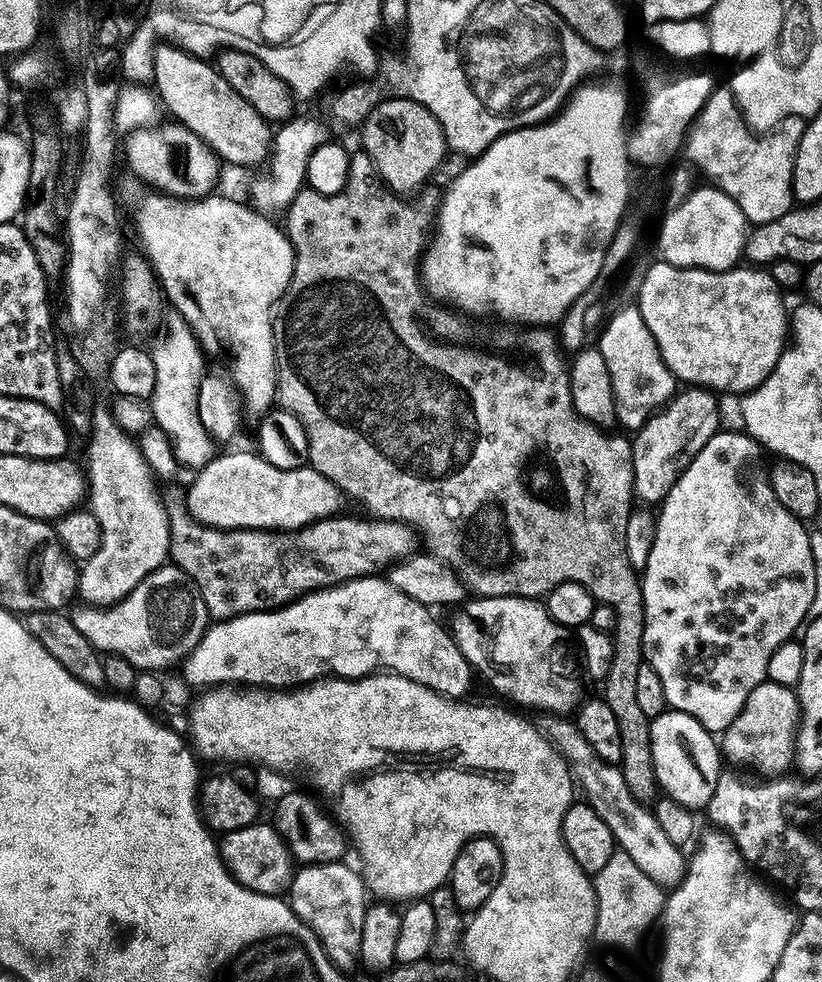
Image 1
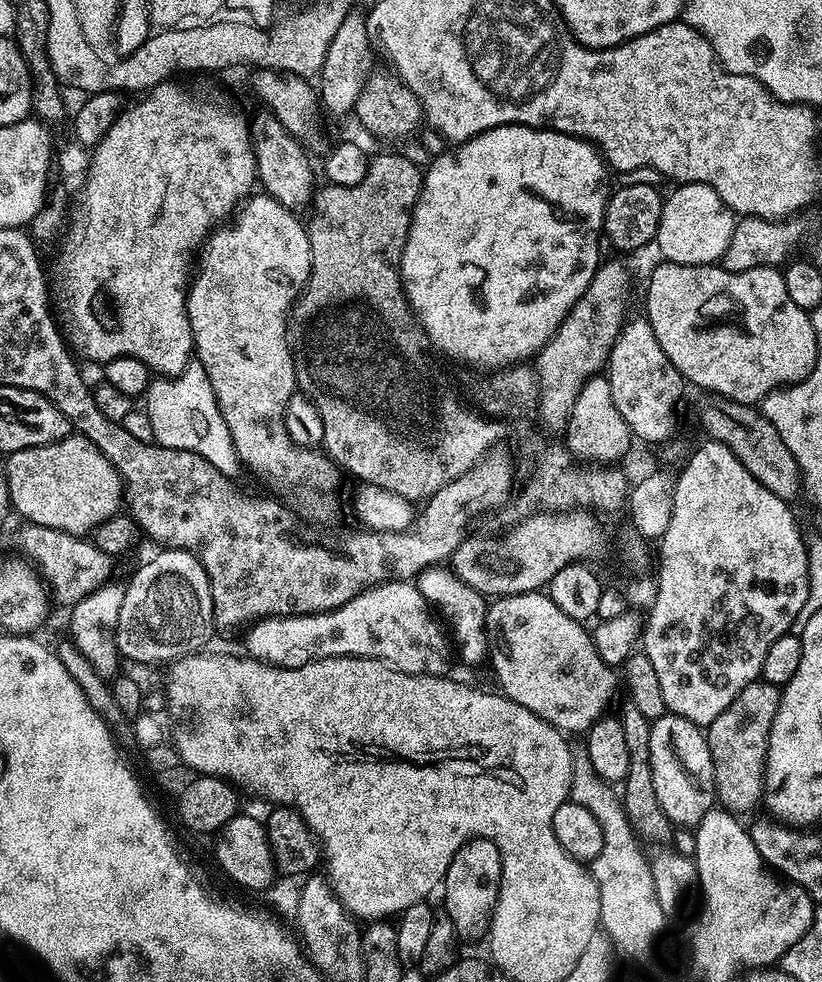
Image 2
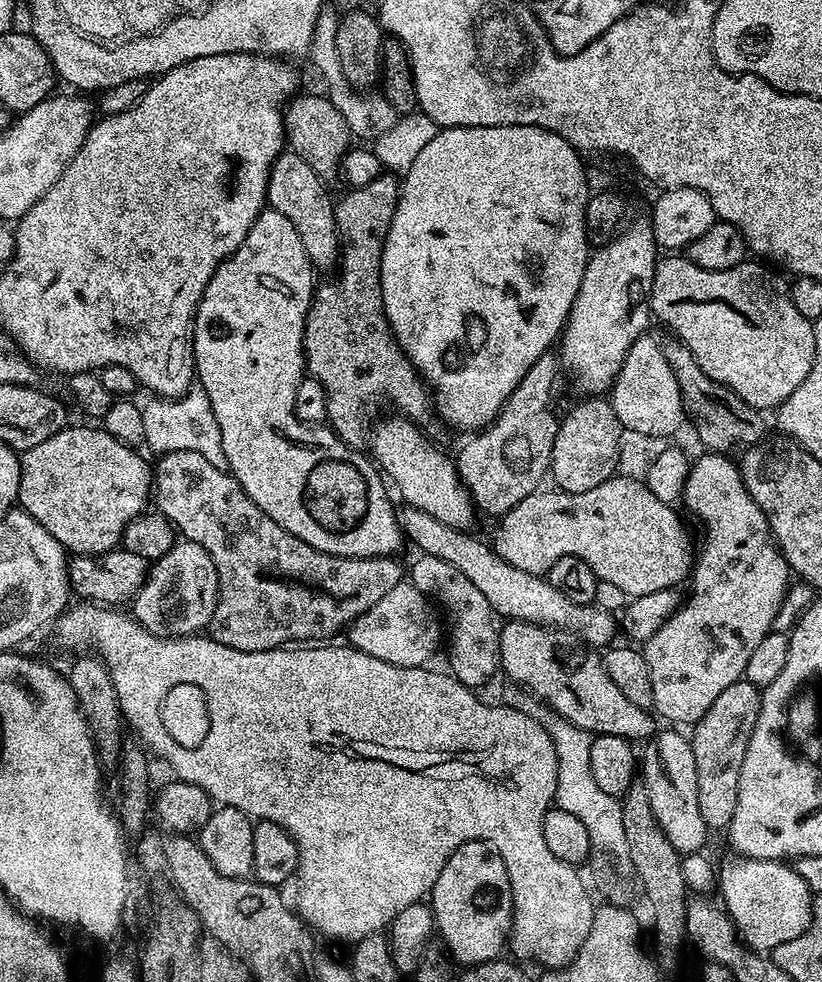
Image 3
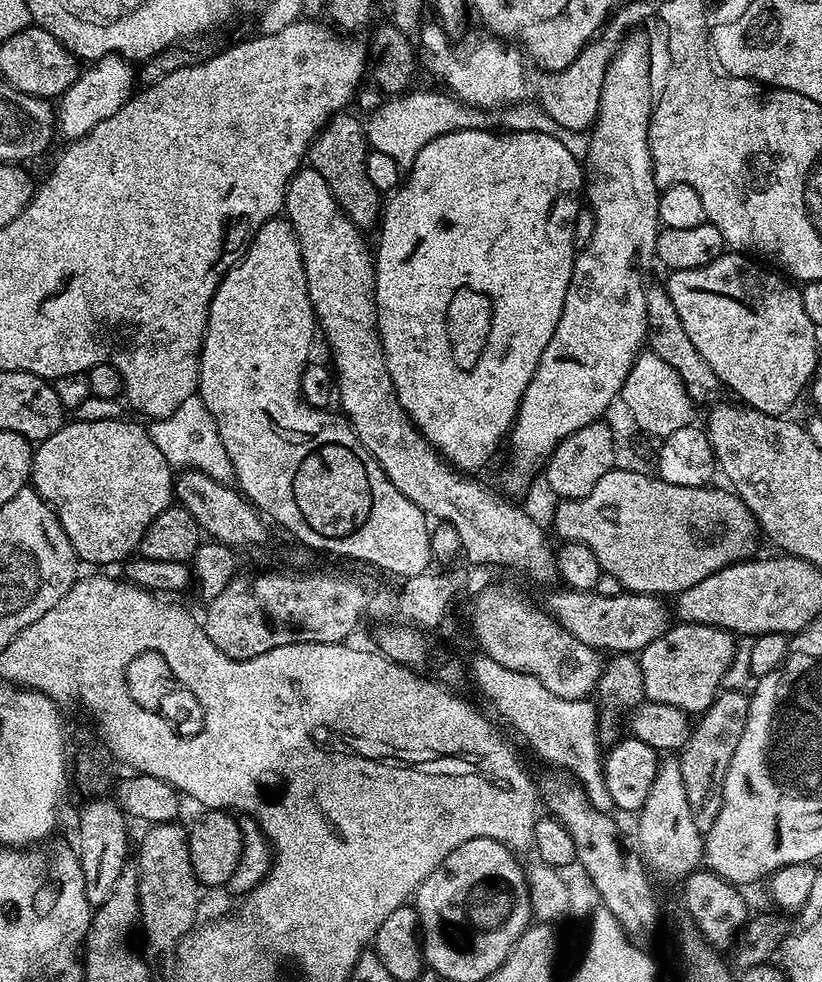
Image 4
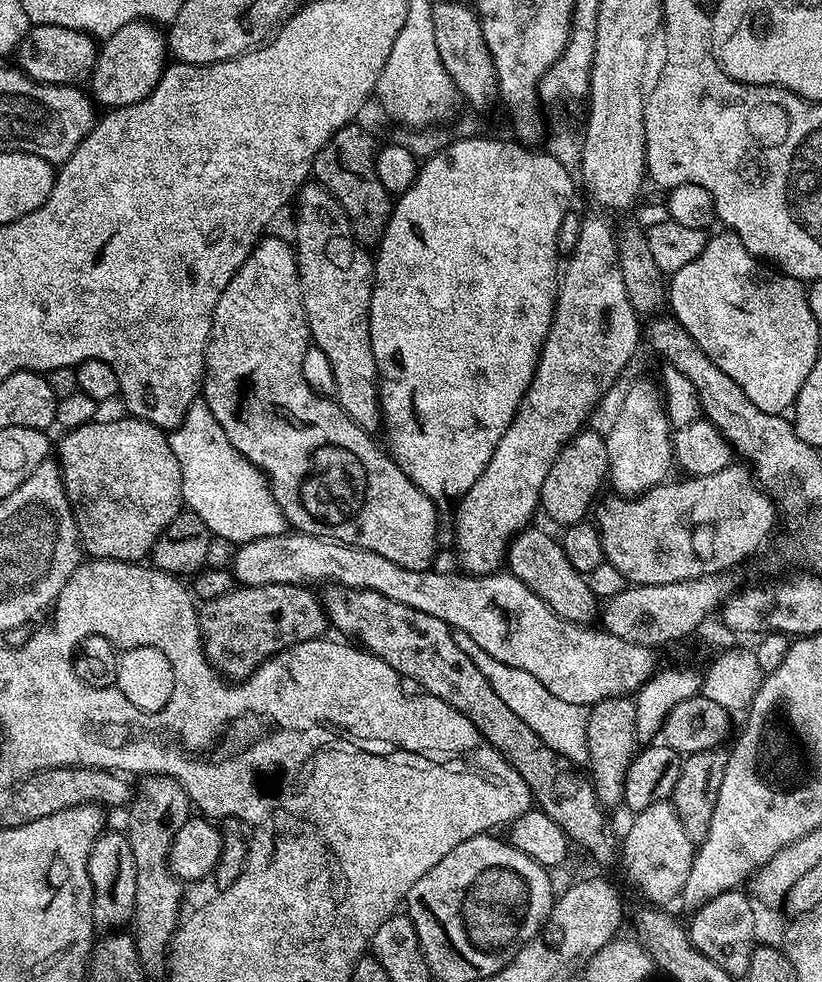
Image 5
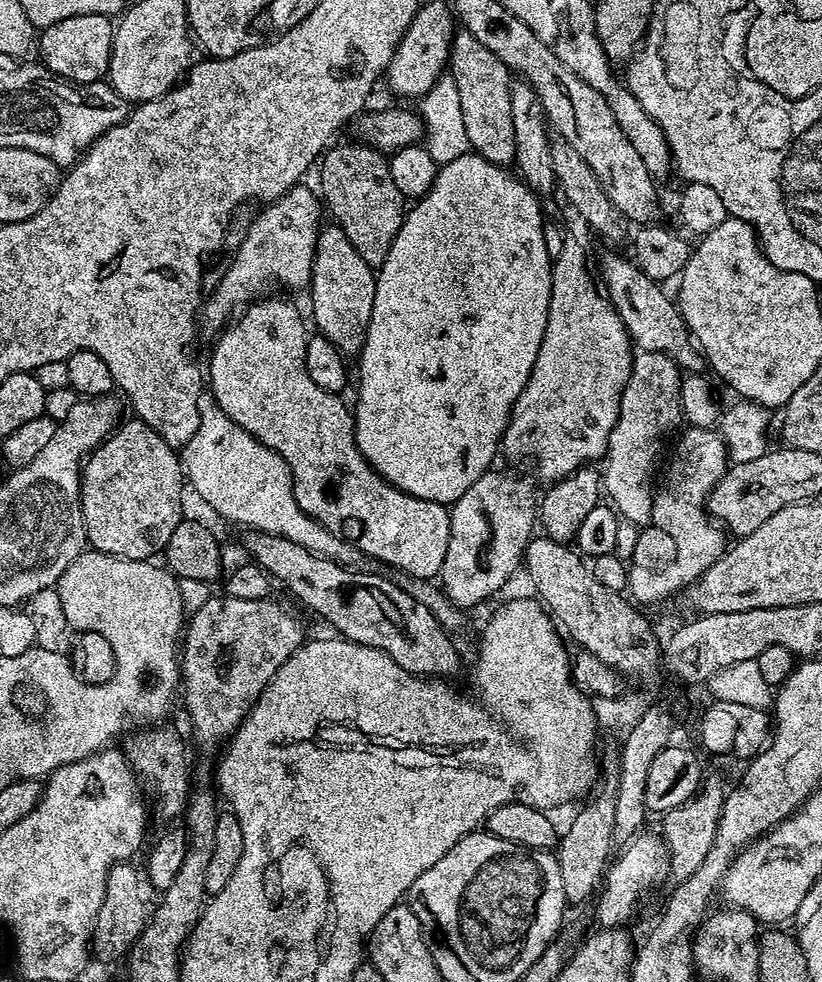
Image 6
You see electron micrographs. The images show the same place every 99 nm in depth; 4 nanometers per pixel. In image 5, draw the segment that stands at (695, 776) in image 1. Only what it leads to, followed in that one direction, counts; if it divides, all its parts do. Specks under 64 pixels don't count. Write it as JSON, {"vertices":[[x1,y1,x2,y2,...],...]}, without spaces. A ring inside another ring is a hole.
{"vertices":[[659,800,646,810,635,813,631,817,632,825,628,828,624,840,622,836,622,860,624,856,624,872,644,891,645,901,651,902,656,906,668,906,672,899,679,897,686,886,686,878,690,874,692,857,694,855,694,845,692,840,686,834,686,830,674,807,668,800]]}

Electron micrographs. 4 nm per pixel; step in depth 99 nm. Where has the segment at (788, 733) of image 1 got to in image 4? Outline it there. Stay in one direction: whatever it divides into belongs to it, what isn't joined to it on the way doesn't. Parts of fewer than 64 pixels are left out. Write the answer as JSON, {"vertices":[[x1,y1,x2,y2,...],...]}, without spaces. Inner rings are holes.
{"vertices":[[721,691,716,701,695,721,691,738,678,752,686,798,694,814,694,826,705,834,718,819,718,810,722,810,722,786,726,782,726,770,730,770,730,758,734,758,734,750,738,750,738,742,746,726,748,701,749,697,740,692]]}

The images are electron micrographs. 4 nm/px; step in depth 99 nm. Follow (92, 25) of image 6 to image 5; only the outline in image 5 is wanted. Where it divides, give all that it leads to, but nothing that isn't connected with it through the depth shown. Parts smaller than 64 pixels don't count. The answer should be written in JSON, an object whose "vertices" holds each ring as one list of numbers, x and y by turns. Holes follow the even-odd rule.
{"vertices":[[33,24,20,40,20,47,14,52,15,63,25,76,37,80,40,84,70,84,80,86,91,77,92,68,96,65,98,44,87,32,78,29,67,29,65,26]]}

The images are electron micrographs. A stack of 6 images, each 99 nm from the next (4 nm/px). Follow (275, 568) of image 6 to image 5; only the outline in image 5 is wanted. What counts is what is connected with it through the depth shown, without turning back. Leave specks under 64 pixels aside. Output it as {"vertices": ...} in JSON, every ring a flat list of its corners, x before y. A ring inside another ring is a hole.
{"vertices":[[328,586,323,589,322,603,324,614,328,618,329,625,341,632,344,638,357,636,359,647,373,652,378,658,382,658,405,681,413,680,417,689,423,690,427,695,437,696,442,702,446,702,453,712,462,714,476,727,478,734,486,738,498,750,498,754,526,782,528,793,532,795,535,807,545,812,567,834,569,841,580,848,585,848,596,860,612,860,618,856,618,840,608,833,608,820,605,809,596,796,596,790,592,787,592,781,570,758,564,757,550,746,546,746,542,738,538,736,518,715,514,714,510,707,498,698,497,691,490,682,482,676,481,671,470,662,461,647,454,642,453,629,446,622,434,618,434,614,422,614,422,610,414,610,410,606,402,606,402,602,394,602,374,590,362,590,361,588,341,588]]}

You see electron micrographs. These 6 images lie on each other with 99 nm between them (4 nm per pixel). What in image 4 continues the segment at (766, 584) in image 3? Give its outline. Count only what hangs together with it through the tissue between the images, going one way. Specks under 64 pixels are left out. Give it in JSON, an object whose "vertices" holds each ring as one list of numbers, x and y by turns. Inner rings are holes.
{"vertices":[[673,623,667,632,654,638,654,642,639,653,645,697,654,704,669,704,689,714,703,714,721,691,724,671,736,656,735,642,733,633,724,628]]}

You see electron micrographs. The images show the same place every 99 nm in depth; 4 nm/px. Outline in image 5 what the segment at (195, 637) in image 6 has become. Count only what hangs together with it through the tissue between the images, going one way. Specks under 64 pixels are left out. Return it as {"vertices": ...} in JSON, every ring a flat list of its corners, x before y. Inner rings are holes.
{"vertices":[[271,584,261,588,233,587,232,591,222,594,218,598,207,601,199,609,200,638,204,642,204,653,208,663,221,676,232,682,247,680,270,657,283,652,285,648,292,648,307,640,314,640,325,635,324,628,329,627,324,606,319,595,316,596,311,587,298,584]]}

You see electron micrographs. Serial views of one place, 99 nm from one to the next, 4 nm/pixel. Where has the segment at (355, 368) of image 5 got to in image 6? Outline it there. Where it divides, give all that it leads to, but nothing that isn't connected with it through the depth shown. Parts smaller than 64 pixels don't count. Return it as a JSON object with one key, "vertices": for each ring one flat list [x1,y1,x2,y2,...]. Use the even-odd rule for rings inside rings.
{"vertices":[[328,222,316,233,316,253,312,267,312,320,316,323,315,331,326,337,344,358,359,357,360,347,364,344,364,331,368,328,370,314,374,304,374,290,376,289,376,272,352,246,346,234,335,222]]}

